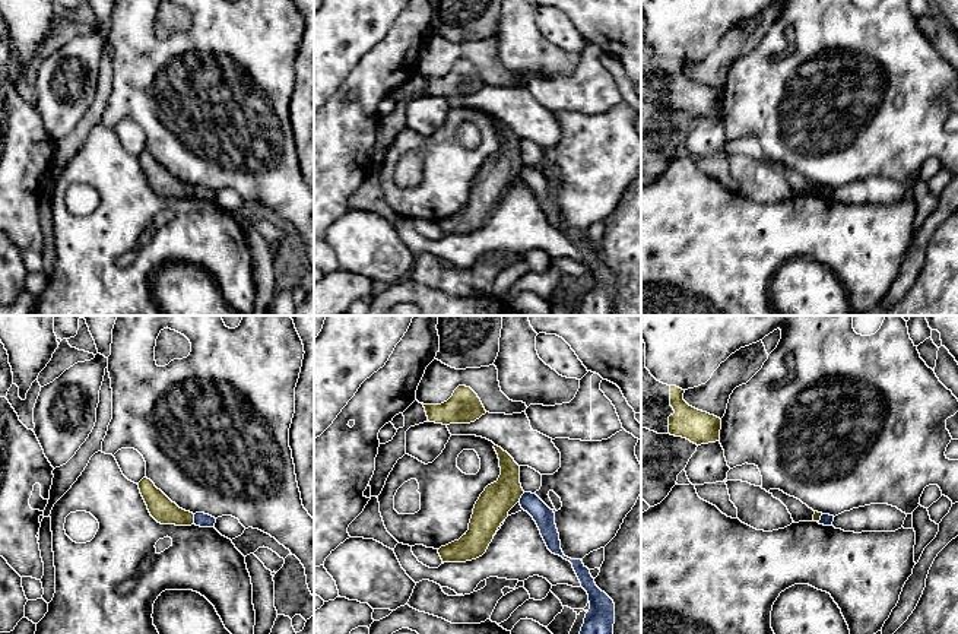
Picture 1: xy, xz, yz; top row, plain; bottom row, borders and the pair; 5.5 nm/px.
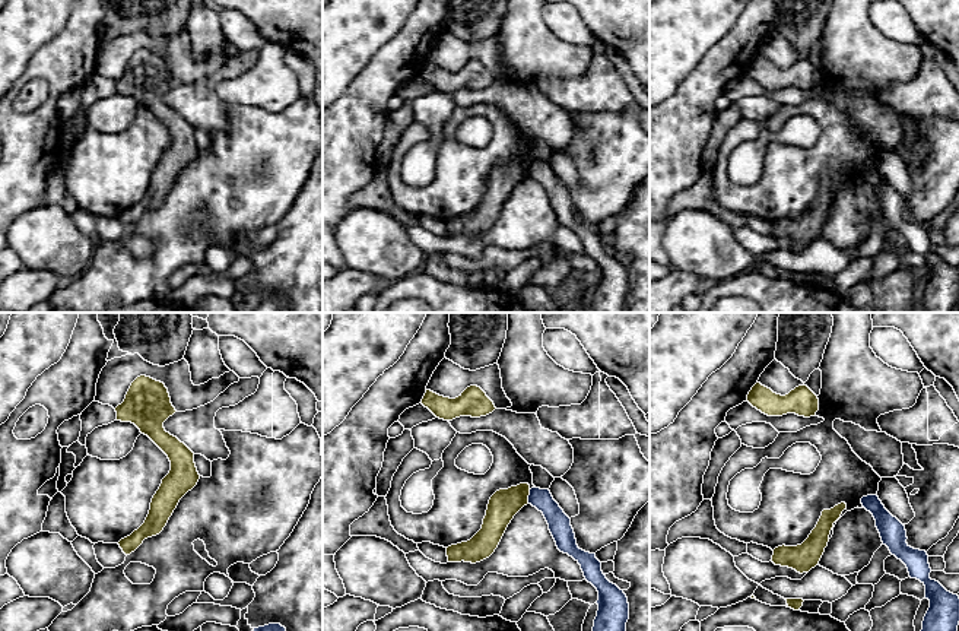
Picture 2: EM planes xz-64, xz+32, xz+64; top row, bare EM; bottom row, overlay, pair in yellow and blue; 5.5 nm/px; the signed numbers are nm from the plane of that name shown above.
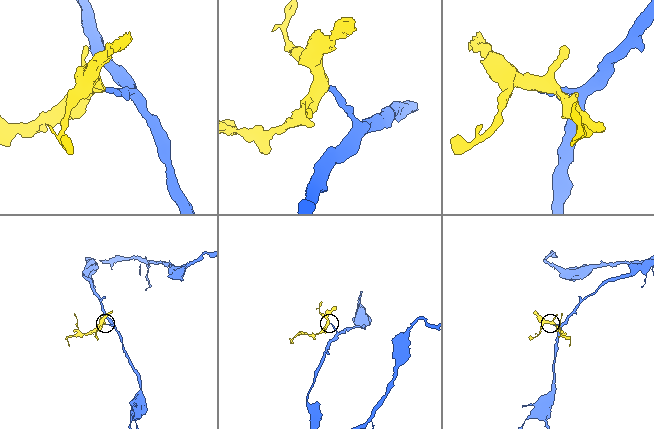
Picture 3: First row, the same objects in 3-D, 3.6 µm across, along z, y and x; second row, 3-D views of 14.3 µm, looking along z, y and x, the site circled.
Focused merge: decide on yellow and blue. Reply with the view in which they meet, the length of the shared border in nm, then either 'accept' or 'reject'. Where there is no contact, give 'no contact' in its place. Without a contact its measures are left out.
meets yellow in xy; contact 60 nm long; reject

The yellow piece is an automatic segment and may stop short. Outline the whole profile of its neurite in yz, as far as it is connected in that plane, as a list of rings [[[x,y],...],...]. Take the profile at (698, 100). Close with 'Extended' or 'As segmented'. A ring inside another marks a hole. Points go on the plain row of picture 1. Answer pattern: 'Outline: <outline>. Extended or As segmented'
Outline: [[[641,12],[641,99],[686,111],[697,118],[718,114],[721,92],[689,79],[683,66],[685,63],[663,57],[650,47]]]. Extended

